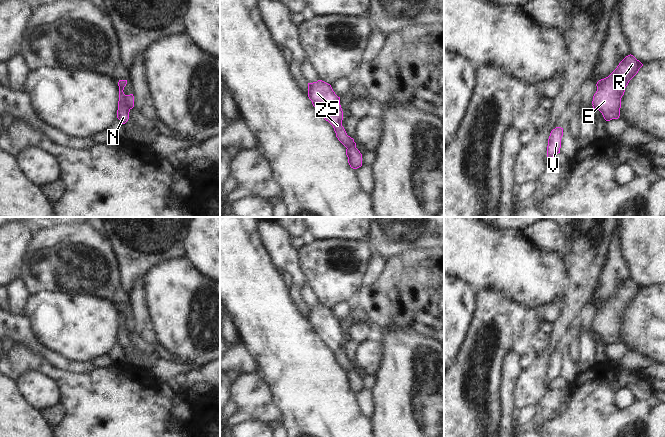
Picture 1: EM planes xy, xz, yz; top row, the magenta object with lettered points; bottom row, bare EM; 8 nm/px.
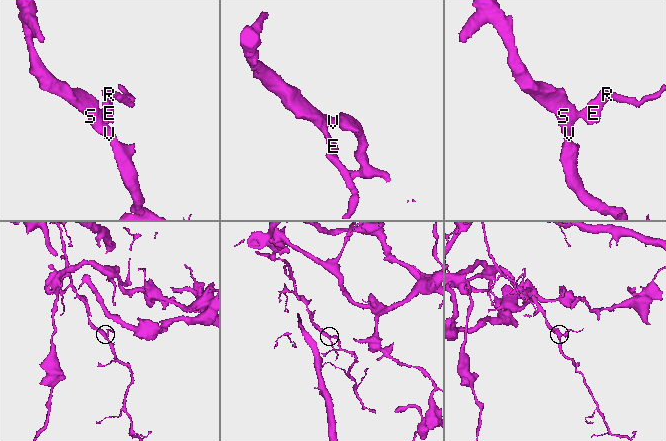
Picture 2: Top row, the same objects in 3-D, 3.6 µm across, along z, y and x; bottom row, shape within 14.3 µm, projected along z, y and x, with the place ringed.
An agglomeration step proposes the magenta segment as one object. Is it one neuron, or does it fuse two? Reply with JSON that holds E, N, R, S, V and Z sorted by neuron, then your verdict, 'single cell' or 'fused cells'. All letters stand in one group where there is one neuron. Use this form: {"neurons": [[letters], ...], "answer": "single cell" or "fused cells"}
{"neurons": [["E", "R"], ["N", "S", "V", "Z"]], "answer": "fused cells"}

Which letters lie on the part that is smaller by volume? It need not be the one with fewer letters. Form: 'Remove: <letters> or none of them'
Remove: E, R

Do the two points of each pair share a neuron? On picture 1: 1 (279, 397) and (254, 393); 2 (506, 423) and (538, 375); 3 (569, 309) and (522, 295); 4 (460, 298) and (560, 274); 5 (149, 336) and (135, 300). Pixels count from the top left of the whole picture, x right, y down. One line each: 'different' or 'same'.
1: different
2: different
3: different
4: different
5: same

